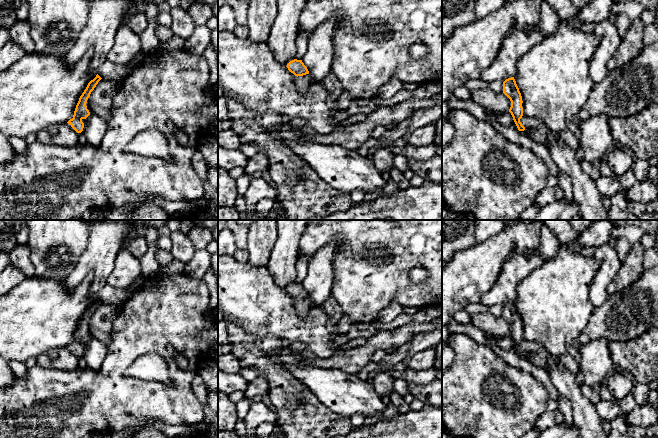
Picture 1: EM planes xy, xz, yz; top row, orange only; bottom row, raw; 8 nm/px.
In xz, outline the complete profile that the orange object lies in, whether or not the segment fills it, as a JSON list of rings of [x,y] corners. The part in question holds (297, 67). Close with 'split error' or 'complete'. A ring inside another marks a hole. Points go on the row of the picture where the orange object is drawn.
[[[297,59],[290,61],[286,67],[297,77],[295,84],[298,91],[305,94],[312,83],[312,77],[309,74],[307,67],[304,65],[302,60]]] | split error

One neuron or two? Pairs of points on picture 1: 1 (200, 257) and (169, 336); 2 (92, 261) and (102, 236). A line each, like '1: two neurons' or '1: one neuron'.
1: two neurons
2: one neuron

